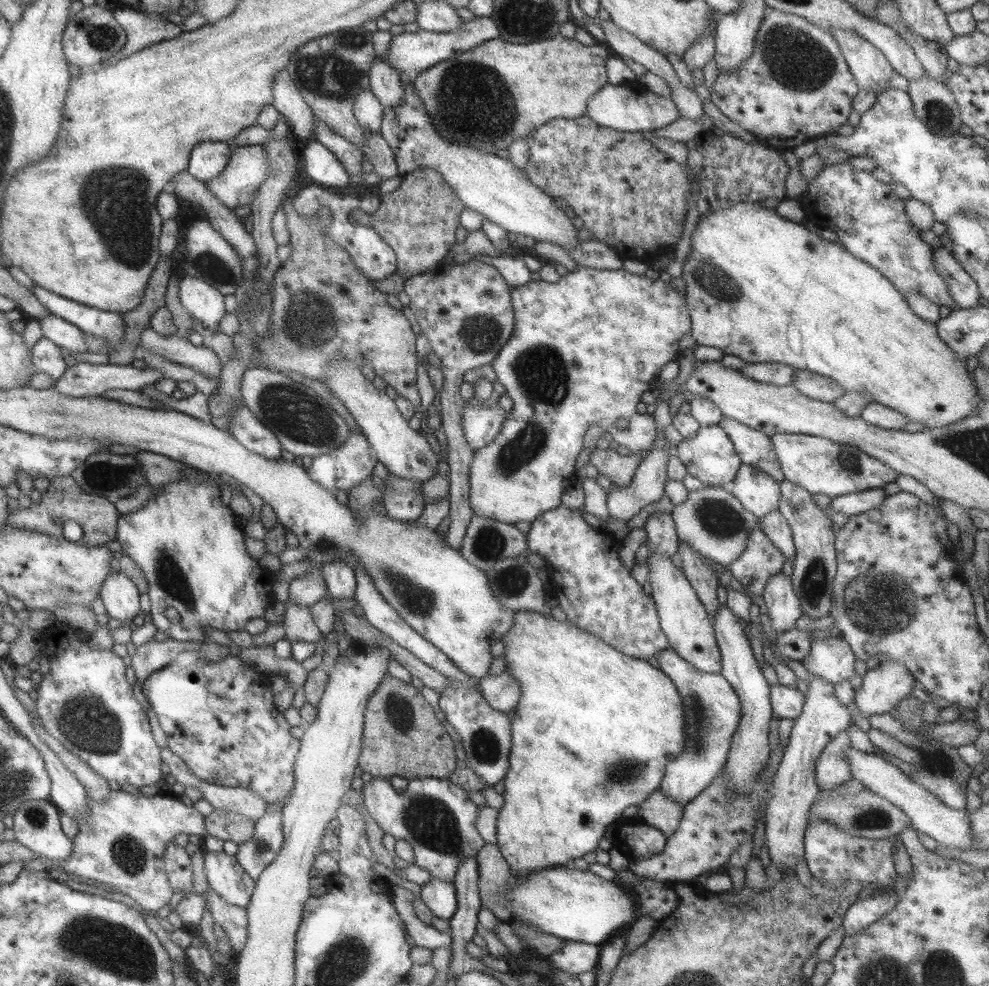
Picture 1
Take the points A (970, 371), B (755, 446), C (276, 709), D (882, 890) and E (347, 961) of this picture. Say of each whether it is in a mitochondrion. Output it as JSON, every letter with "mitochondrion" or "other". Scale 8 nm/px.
{"A":"other","B":"other","C":"other","D":"other","E":"mitochondrion"}

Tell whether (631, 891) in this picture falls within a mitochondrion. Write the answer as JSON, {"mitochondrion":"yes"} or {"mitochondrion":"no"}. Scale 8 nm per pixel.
{"mitochondrion":"no"}

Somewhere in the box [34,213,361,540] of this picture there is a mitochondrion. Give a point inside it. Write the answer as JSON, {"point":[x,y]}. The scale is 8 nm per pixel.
{"point":[295,414]}

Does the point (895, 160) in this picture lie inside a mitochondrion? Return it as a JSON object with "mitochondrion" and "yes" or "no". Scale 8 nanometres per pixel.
{"mitochondrion":"no"}

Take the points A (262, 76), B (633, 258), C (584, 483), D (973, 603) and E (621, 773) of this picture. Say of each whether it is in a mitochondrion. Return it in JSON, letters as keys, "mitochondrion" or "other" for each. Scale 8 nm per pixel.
{"A":"other","B":"other","C":"other","D":"other","E":"mitochondrion"}

